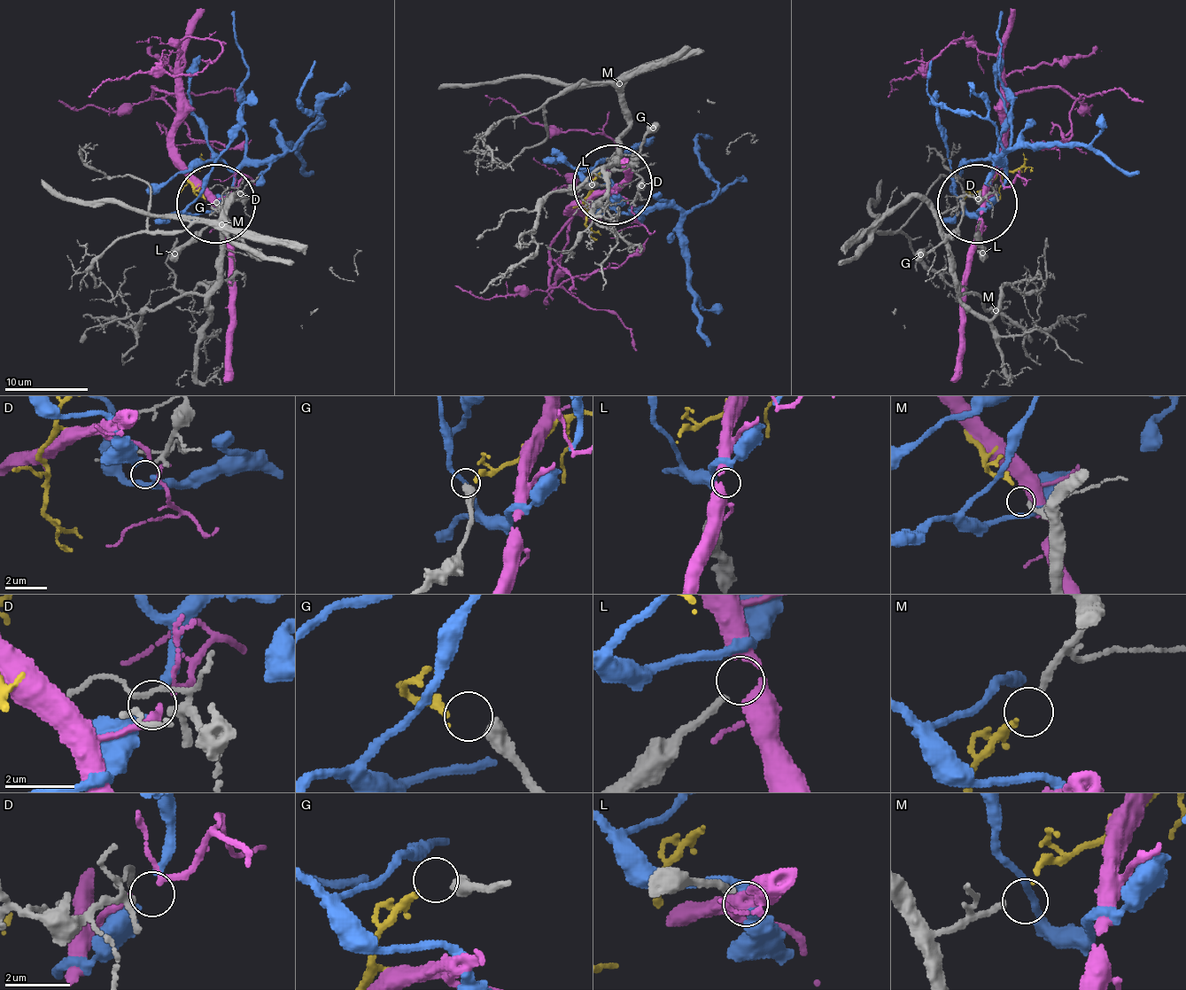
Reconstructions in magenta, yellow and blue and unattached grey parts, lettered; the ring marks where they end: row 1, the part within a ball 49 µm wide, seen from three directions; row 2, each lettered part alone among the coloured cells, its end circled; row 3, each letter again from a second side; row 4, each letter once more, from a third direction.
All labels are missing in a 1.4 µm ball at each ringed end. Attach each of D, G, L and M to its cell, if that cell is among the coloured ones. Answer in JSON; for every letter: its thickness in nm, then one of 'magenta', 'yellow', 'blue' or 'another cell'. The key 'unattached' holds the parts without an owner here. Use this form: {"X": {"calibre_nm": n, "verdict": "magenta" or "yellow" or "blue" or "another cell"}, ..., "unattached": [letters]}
{"D": {"calibre_nm": 150, "verdict": "another cell"}, "G": {"calibre_nm": 440, "verdict": "another cell"}, "L": {"calibre_nm": 200, "verdict": "blue"}, "M": {"calibre_nm": 190, "verdict": "yellow"}, "unattached": ["D", "G"]}

